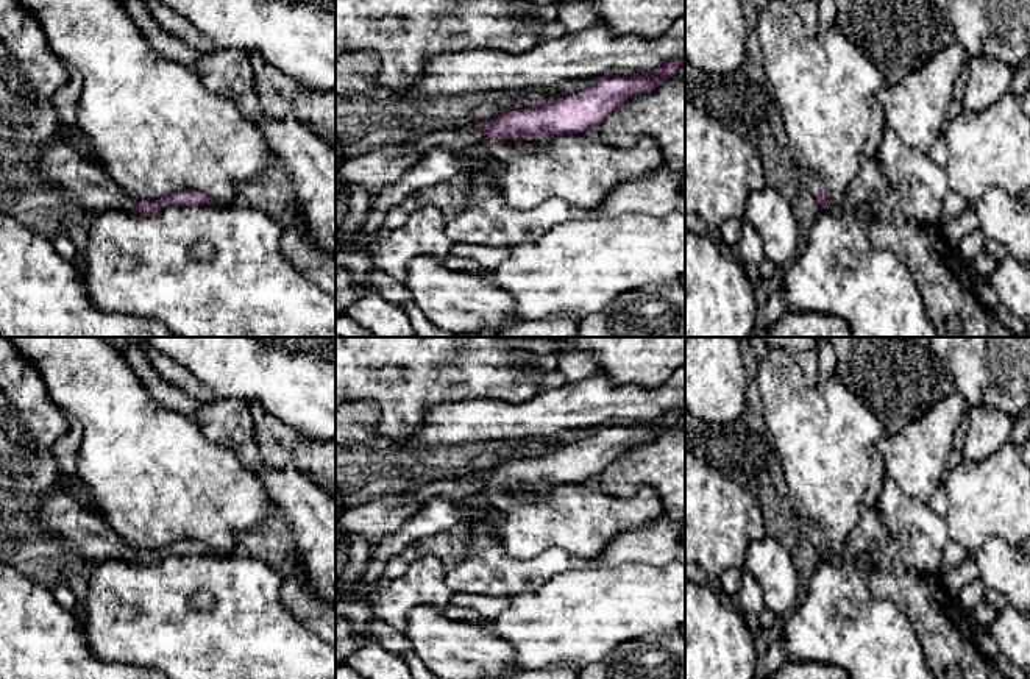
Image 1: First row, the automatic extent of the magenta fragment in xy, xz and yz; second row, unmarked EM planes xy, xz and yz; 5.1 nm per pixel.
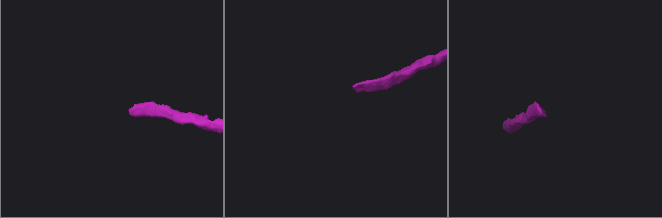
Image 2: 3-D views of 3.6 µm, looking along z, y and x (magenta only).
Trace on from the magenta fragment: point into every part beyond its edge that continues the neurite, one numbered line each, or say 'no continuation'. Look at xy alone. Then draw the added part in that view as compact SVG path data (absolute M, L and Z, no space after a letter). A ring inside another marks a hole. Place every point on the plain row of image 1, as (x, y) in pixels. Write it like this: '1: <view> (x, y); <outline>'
1: xy (63, 515); M56 487L37 509L42 531L66 542L84 560L136 563L136 551L76 495Z

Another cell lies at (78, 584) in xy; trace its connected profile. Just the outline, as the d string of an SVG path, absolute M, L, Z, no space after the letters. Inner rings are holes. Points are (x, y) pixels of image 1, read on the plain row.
M72 573L69 576L69 585L73 592L73 595L76 596L76 604L80 606L78 609L73 610L78 623L81 623L84 620L84 613L81 610L81 604L86 599L86 593L87 593L87 579L84 579L81 574L78 573Z

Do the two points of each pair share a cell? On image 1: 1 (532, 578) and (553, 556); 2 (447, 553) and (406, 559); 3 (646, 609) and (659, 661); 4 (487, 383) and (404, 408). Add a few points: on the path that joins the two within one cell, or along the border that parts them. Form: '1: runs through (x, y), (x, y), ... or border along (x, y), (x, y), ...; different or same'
1: runs through (537, 573), (550, 561); same
2: runs through (437, 548), (415, 550); same
3: border along (668, 629), (659, 634), (643, 634), (617, 645); different
4: runs through (467, 378), (434, 378), (425, 387); same

